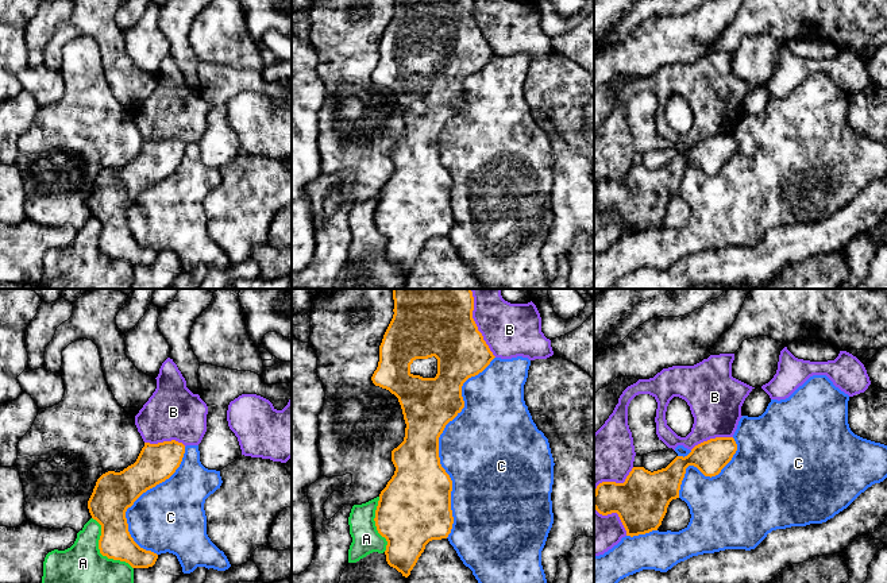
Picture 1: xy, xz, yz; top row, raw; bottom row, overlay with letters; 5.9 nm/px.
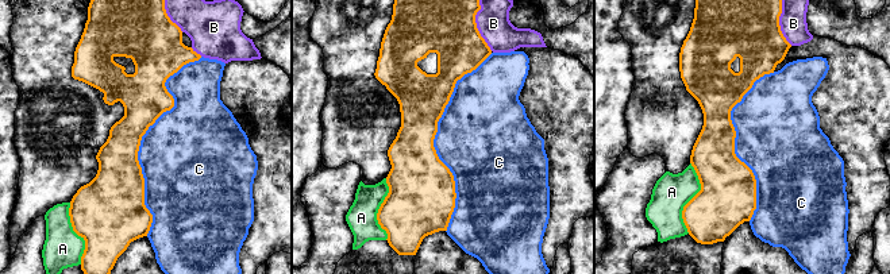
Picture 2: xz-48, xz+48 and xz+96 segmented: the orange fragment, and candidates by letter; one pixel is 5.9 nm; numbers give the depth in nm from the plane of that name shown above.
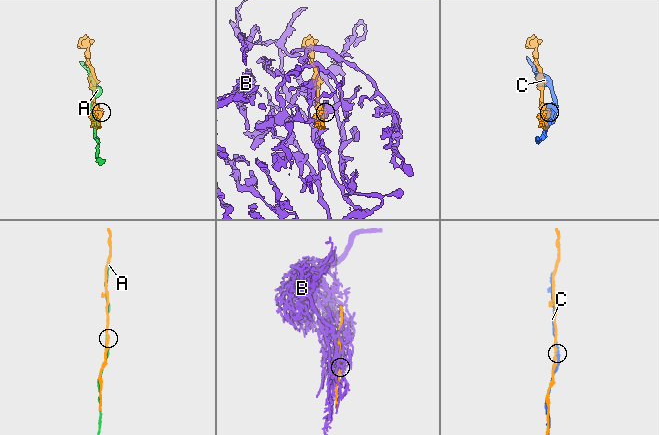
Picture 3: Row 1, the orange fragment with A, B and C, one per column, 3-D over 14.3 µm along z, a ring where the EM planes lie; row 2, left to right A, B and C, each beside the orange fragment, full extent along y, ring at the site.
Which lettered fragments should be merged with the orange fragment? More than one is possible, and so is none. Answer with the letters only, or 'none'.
none

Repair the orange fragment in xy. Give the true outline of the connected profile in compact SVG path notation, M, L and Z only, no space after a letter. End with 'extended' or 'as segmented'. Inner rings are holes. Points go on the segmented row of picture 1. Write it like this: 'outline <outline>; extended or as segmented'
outline M176 440L158 444L144 443L136 462L120 472L108 471L103 474L88 501L88 509L93 520L101 525L99 549L108 559L128 563L132 568L153 567L158 555L140 548L128 532L126 511L147 490L169 479L180 467L185 453L185 445Z; as segmented

